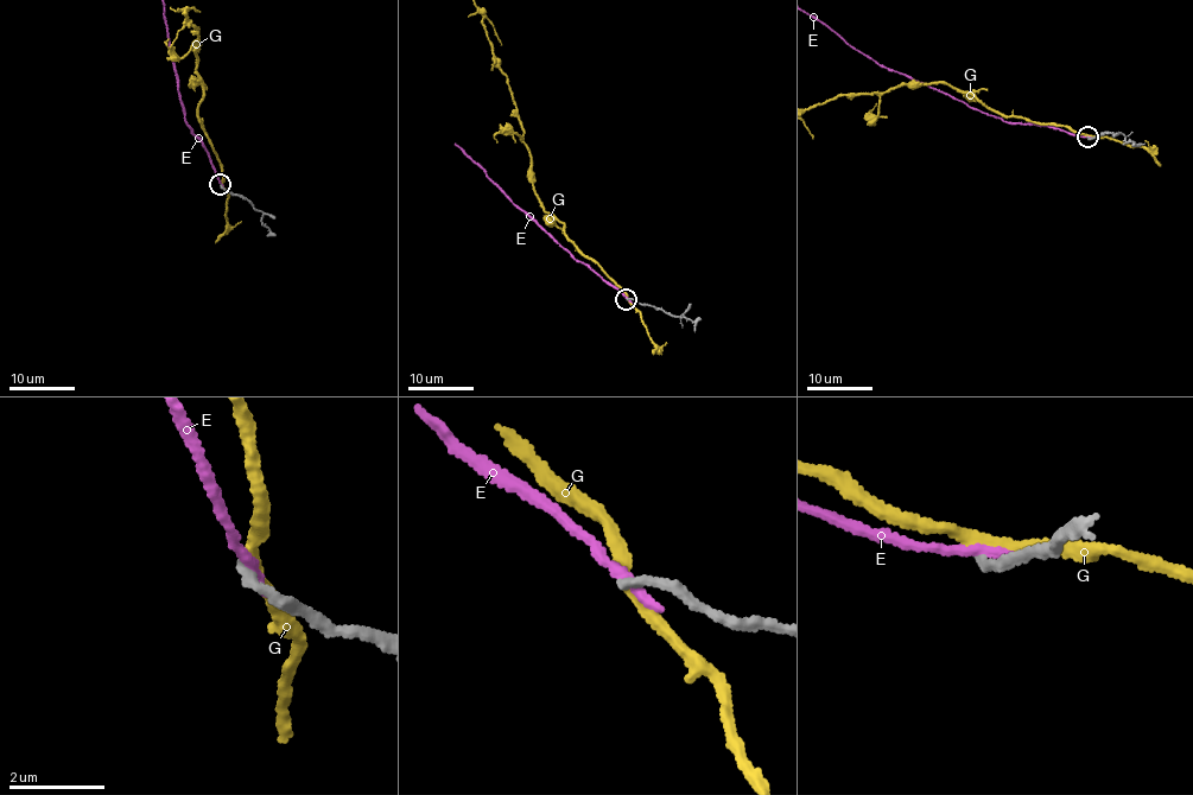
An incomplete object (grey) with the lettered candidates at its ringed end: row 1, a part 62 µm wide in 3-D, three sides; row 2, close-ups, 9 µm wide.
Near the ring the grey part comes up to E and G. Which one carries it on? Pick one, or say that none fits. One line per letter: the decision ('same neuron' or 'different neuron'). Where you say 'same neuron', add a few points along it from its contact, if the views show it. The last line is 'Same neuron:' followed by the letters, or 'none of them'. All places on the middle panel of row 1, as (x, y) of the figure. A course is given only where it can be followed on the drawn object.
E: different neuron
G: different neuron
Same neuron: none of them

